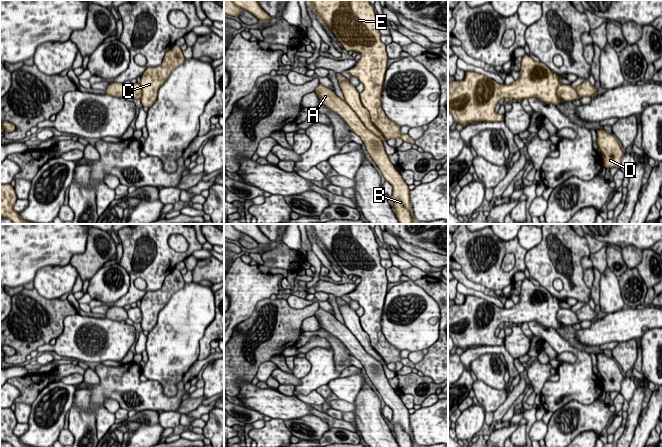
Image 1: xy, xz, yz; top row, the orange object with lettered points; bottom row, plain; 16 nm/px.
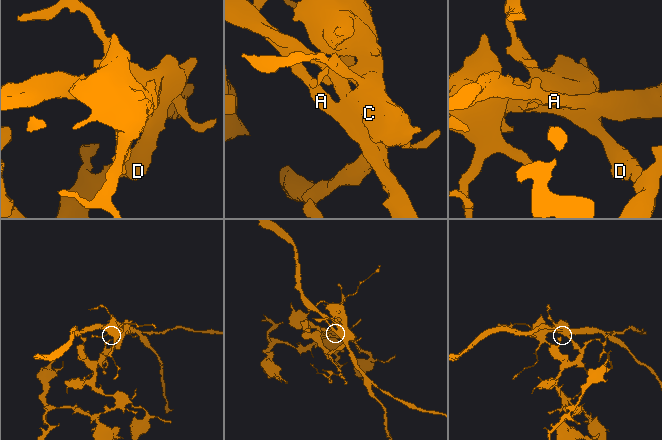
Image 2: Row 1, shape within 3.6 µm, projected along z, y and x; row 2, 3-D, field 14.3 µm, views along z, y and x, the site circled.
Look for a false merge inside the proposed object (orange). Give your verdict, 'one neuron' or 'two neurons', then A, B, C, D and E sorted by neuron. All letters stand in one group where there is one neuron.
one neuron | A B C D E

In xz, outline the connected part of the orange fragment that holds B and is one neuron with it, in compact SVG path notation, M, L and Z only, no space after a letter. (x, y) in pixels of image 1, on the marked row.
M307 0L307 2L313 8L321 23L326 25L327 29L331 30L336 36L337 42L342 49L361 54L361 59L357 61L356 65L346 71L351 76L357 77L359 82L364 85L364 90L359 93L356 87L350 83L350 80L343 78L340 73L337 75L344 100L340 99L334 91L320 83L314 92L317 94L321 104L337 113L351 128L351 131L362 139L367 153L376 163L385 180L393 186L390 200L393 202L393 210L400 224L420 224L420 221L416 220L413 214L408 184L390 162L383 145L384 139L401 138L403 142L410 144L414 144L415 140L408 134L401 134L401 127L389 120L382 109L381 93L385 73L388 68L388 56L386 45L381 41L379 21L376 18L377 14L374 8L369 0Z

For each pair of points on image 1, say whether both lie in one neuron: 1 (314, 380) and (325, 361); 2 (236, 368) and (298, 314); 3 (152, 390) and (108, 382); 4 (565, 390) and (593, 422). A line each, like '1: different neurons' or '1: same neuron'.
1: same neuron
2: same neuron
3: same neuron
4: different neurons

